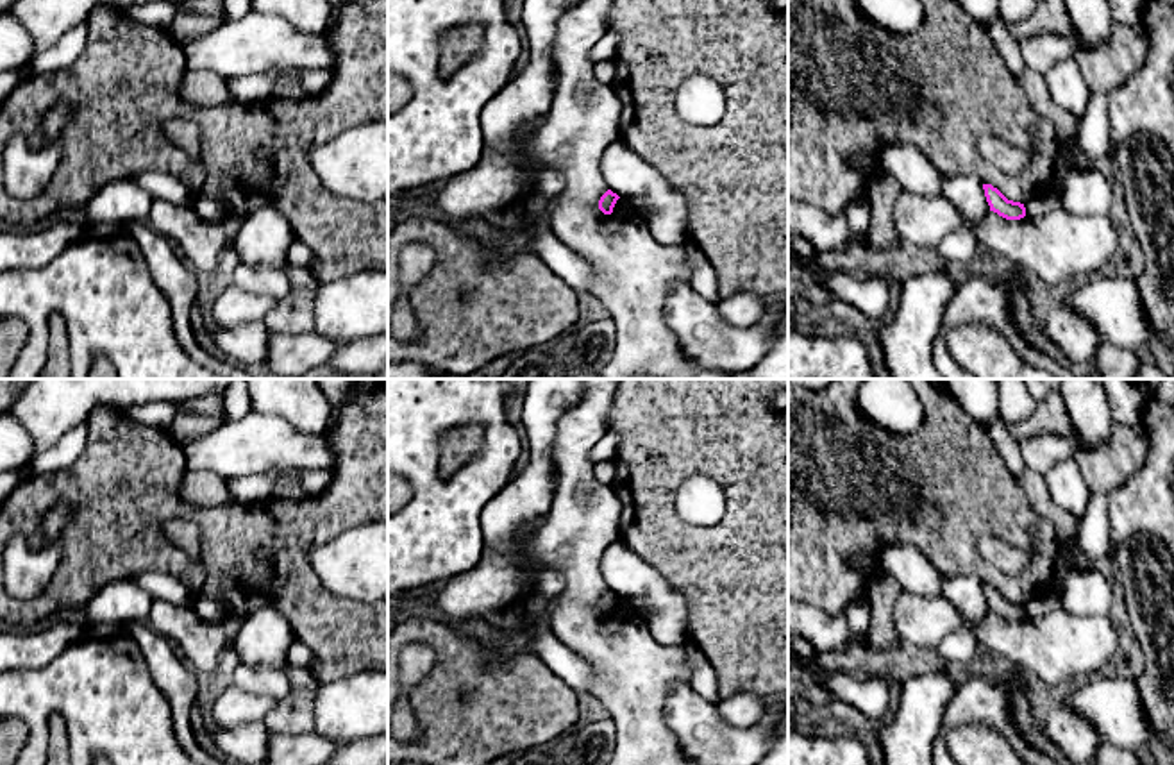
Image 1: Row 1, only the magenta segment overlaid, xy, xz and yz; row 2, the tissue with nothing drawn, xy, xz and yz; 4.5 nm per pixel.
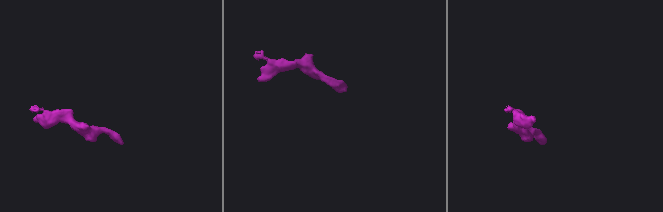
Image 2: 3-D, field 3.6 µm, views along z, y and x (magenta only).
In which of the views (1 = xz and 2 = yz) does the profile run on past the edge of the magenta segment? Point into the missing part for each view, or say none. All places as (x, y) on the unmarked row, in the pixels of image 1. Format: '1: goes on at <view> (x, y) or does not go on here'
1: does not go on here
2: does not go on here

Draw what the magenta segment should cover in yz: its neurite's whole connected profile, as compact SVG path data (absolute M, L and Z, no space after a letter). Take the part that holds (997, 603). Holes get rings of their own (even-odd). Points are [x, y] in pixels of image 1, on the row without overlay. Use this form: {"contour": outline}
{"contour": "M983 584L986 602L990 611L997 613L1006 620L1020 620L1026 617L1026 608L1020 602L1008 601L997 588L992 584Z"}

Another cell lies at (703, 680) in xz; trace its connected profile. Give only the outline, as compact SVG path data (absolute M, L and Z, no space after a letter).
M686 642L684 649L692 663L692 676L688 685L706 701L717 704L720 701L718 681L711 663L693 642Z

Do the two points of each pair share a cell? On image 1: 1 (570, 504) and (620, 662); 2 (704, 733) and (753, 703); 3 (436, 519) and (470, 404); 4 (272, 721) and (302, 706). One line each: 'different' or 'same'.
1: same
2: different
3: same
4: same

